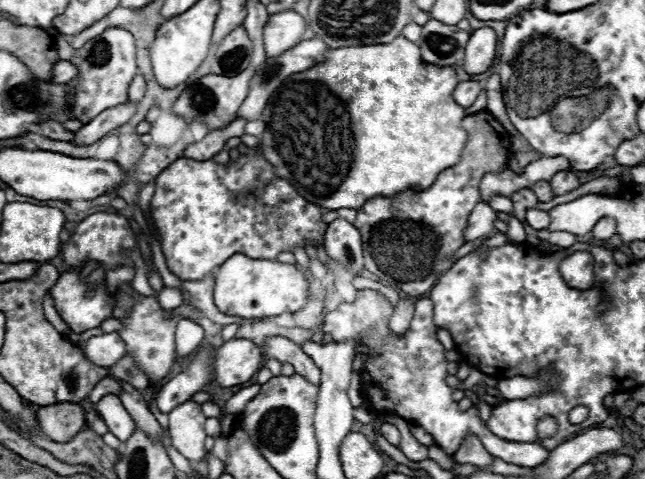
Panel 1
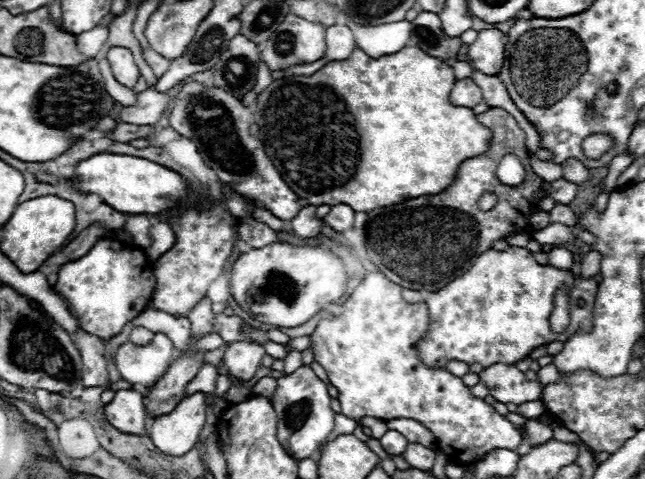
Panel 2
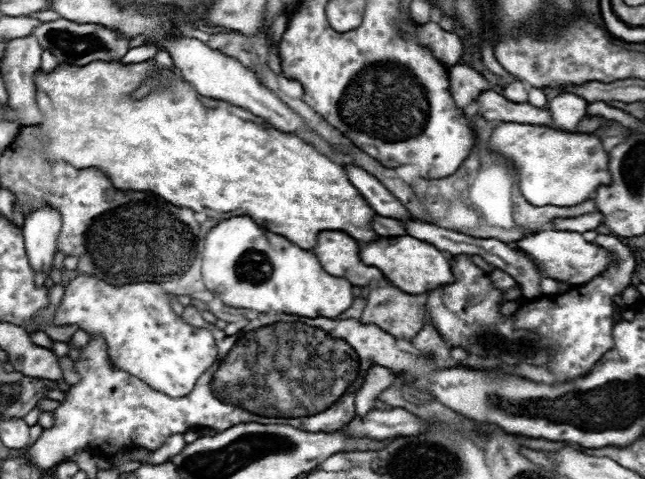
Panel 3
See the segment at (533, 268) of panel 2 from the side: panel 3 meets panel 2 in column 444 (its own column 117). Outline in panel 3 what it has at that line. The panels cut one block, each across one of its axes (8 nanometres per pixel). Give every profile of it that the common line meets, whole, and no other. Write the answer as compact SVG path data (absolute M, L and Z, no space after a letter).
M76 274L68 284L66 284L66 288L64 288L64 296L62 296L62 300L60 300L60 304L58 304L58 308L56 308L56 312L54 312L54 318L52 318L52 322L54 322L54 326L68 326L68 324L74 324L74 326L78 326L80 330L84 330L86 334L90 334L90 336L102 336L104 340L106 340L106 346L108 346L108 356L110 356L110 360L120 368L120 370L126 370L128 374L132 374L132 376L136 376L136 378L140 378L140 380L144 380L150 388L154 388L154 390L162 390L164 394L168 394L168 396L172 396L172 398L180 398L180 396L186 396L192 388L194 388L194 384L196 384L196 380L218 360L218 350L216 350L216 342L214 342L214 338L212 338L212 332L208 332L208 330L204 330L204 328L194 328L194 326L190 326L190 324L186 324L182 318L178 318L176 314L174 314L174 310L172 310L172 306L170 306L170 296L176 295L186 295L186 294L174 294L174 290L178 288L178 278L177 280L170 282L163 282L160 284L152 284L152 282L138 282L138 284L124 284L124 286L110 286L108 282L104 282L104 280L100 280L100 278L96 278L96 276L90 276L90 274Z

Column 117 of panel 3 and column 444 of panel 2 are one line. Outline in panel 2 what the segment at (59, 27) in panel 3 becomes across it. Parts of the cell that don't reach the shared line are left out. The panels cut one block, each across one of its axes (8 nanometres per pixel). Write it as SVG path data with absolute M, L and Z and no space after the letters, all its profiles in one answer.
M420 12L418 18L412 22L412 42L418 48L422 48L426 54L440 60L456 58L462 46L460 38L452 38L444 34L438 14L432 12Z

